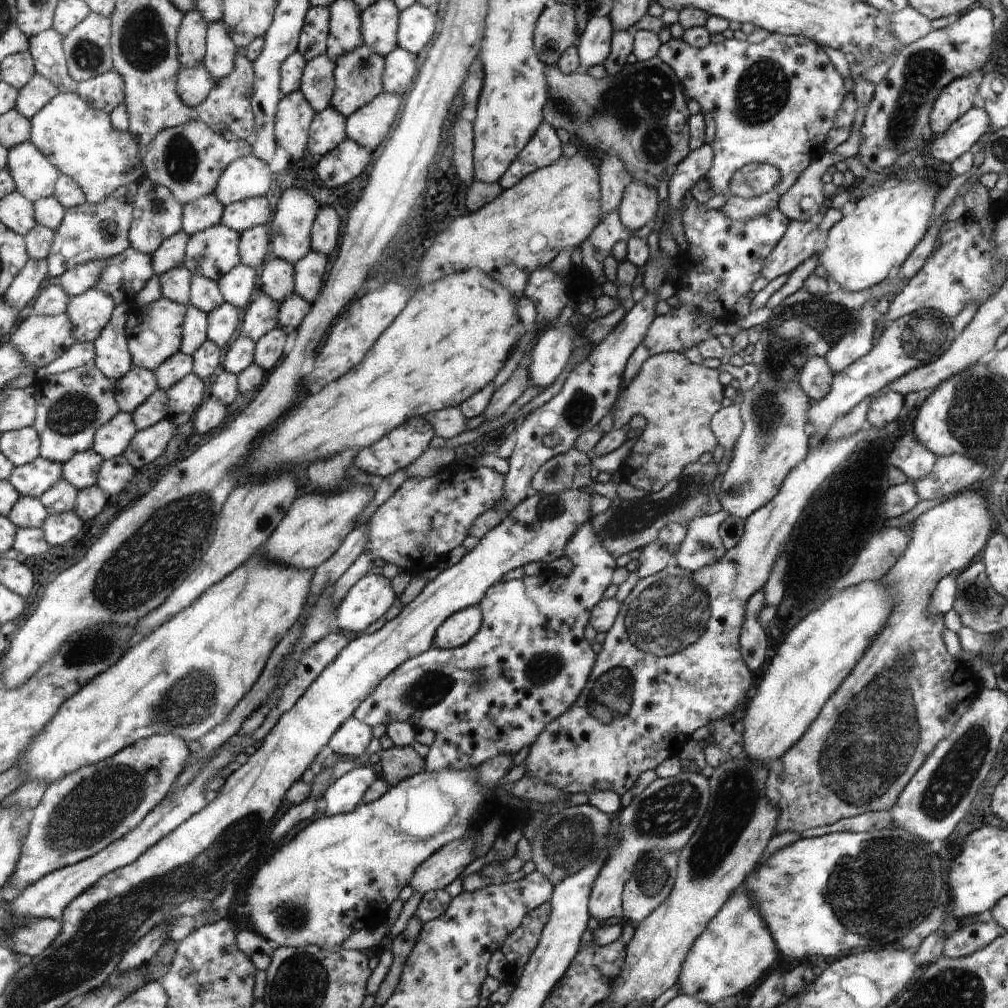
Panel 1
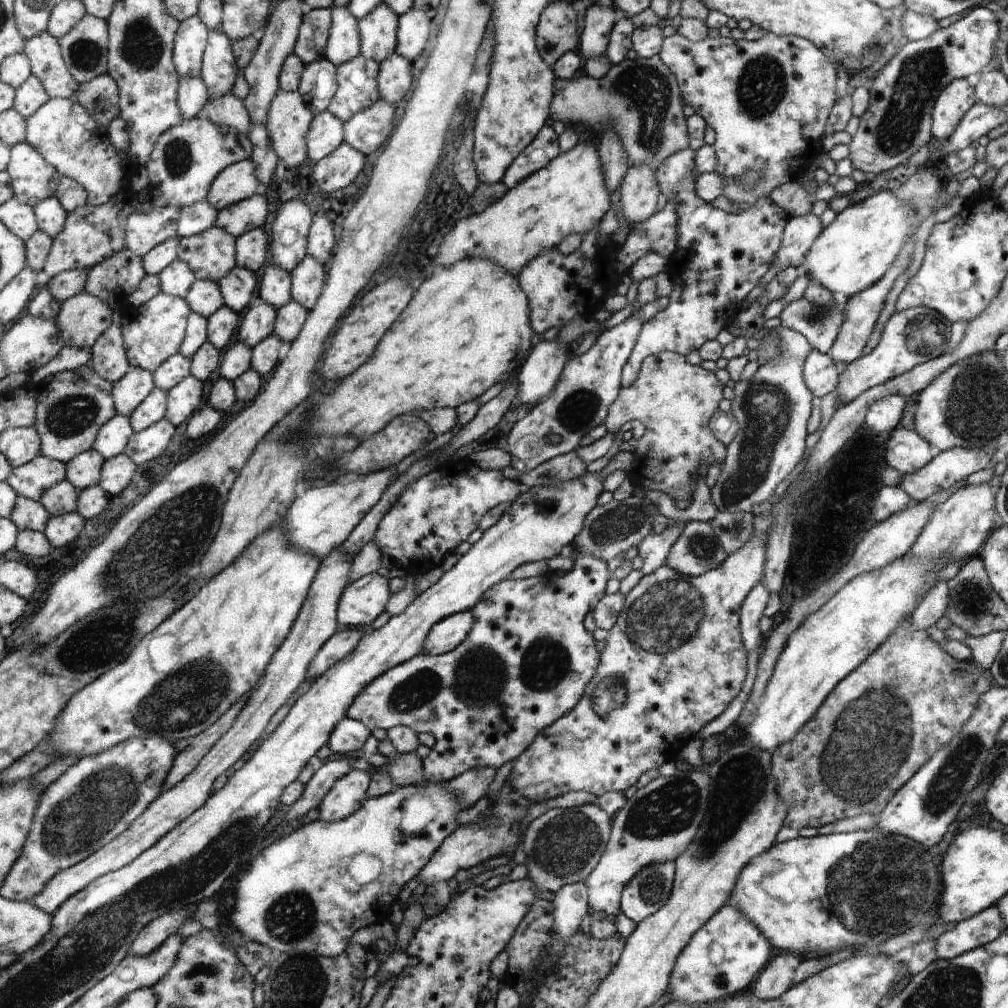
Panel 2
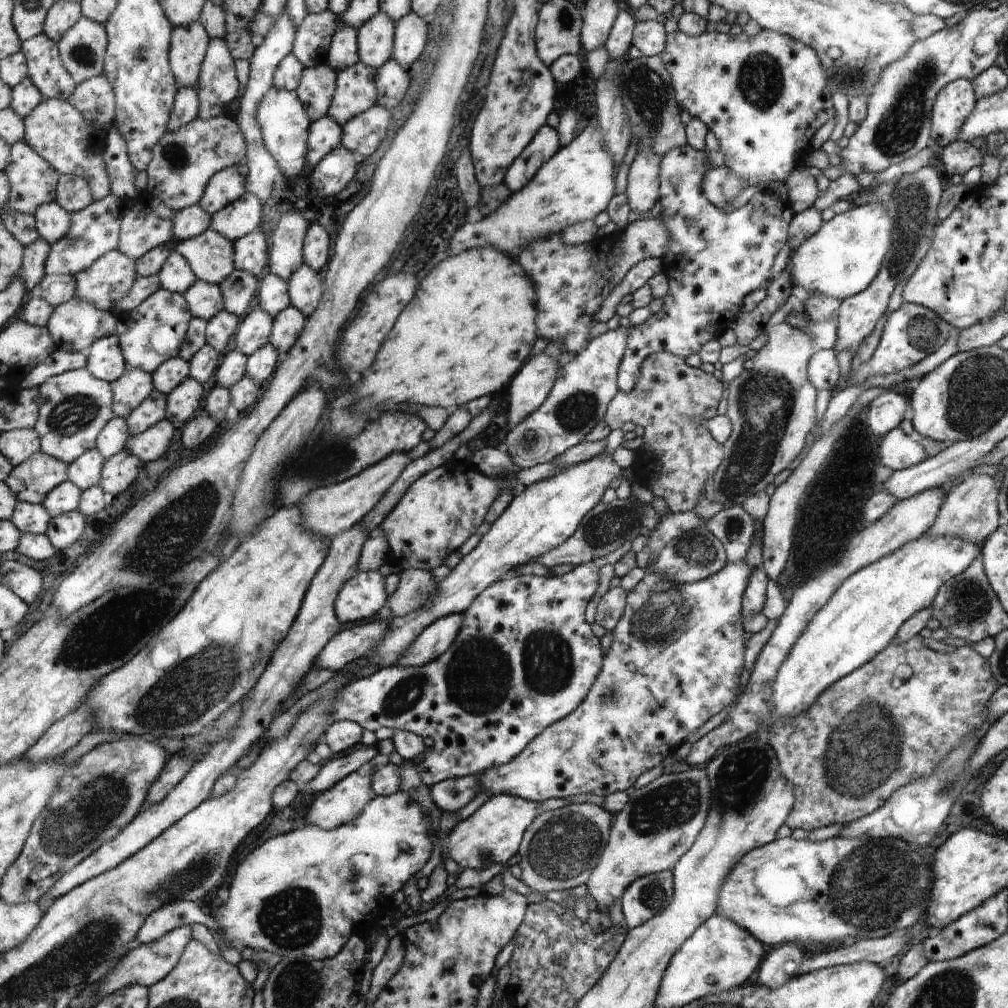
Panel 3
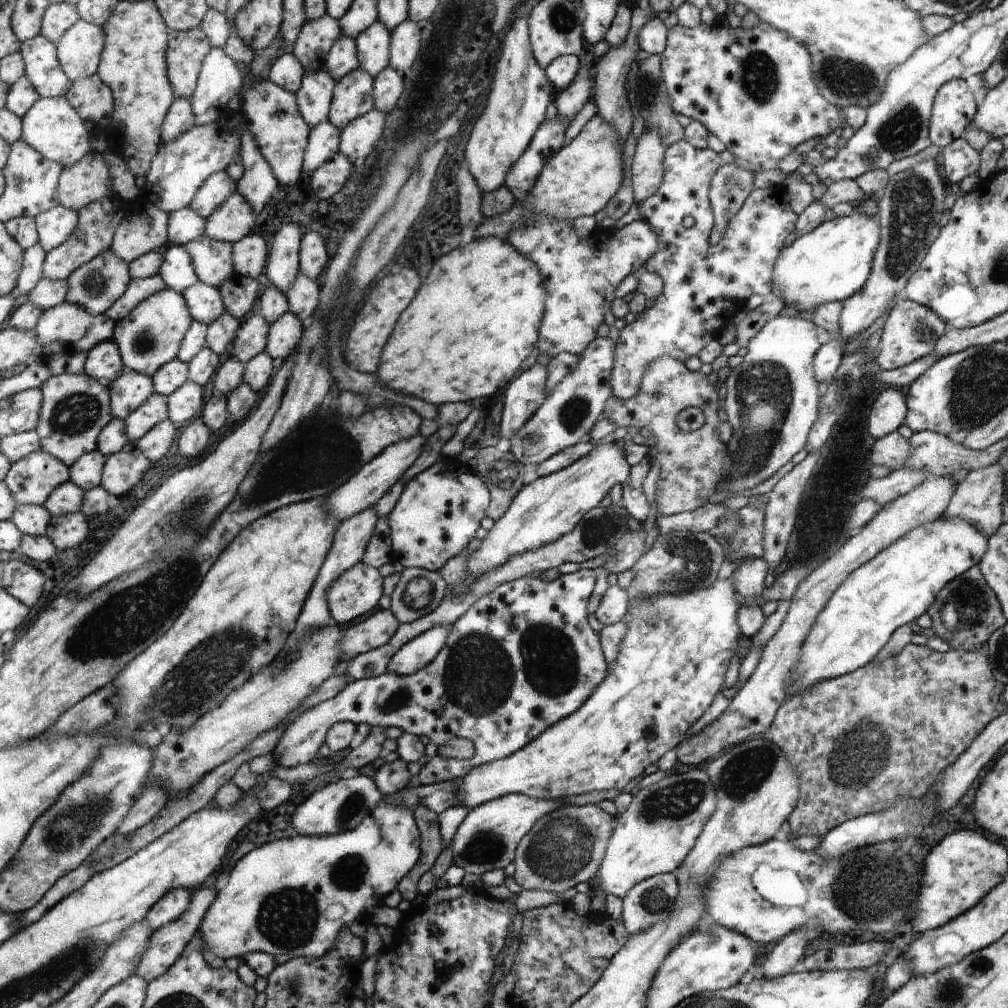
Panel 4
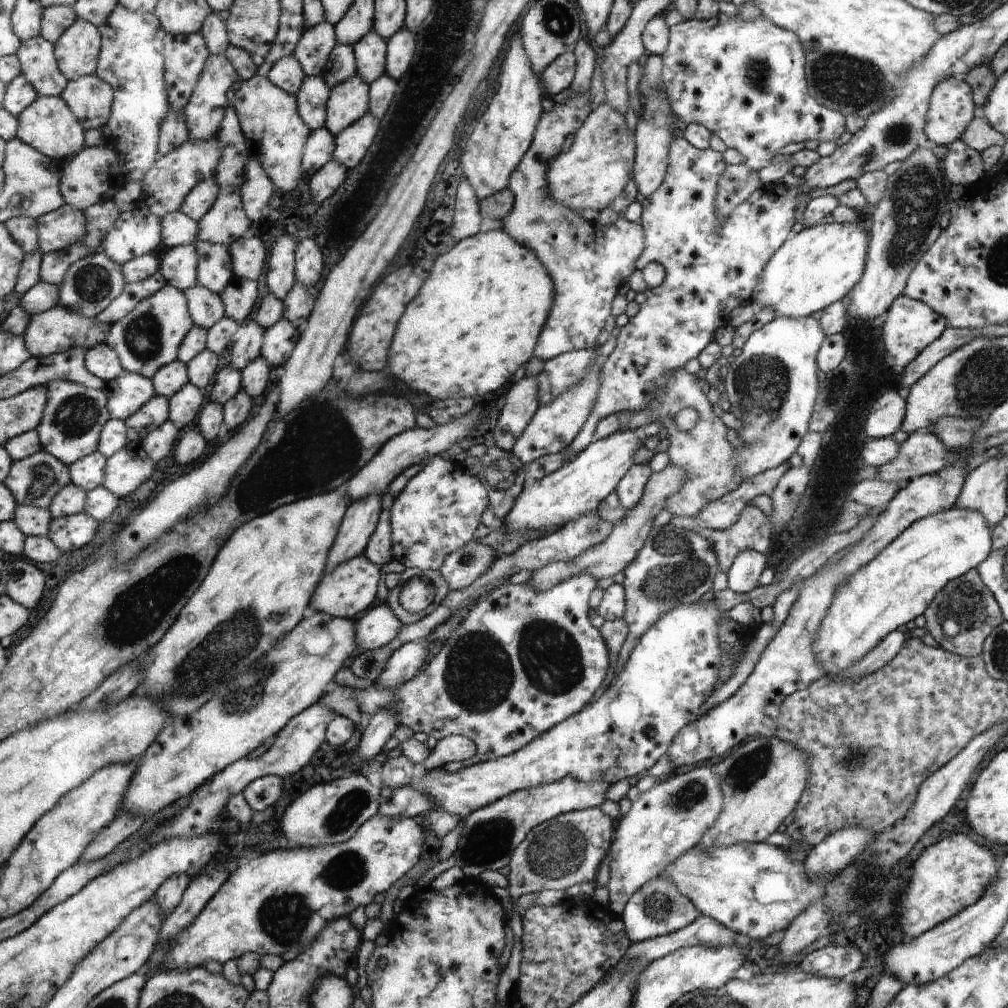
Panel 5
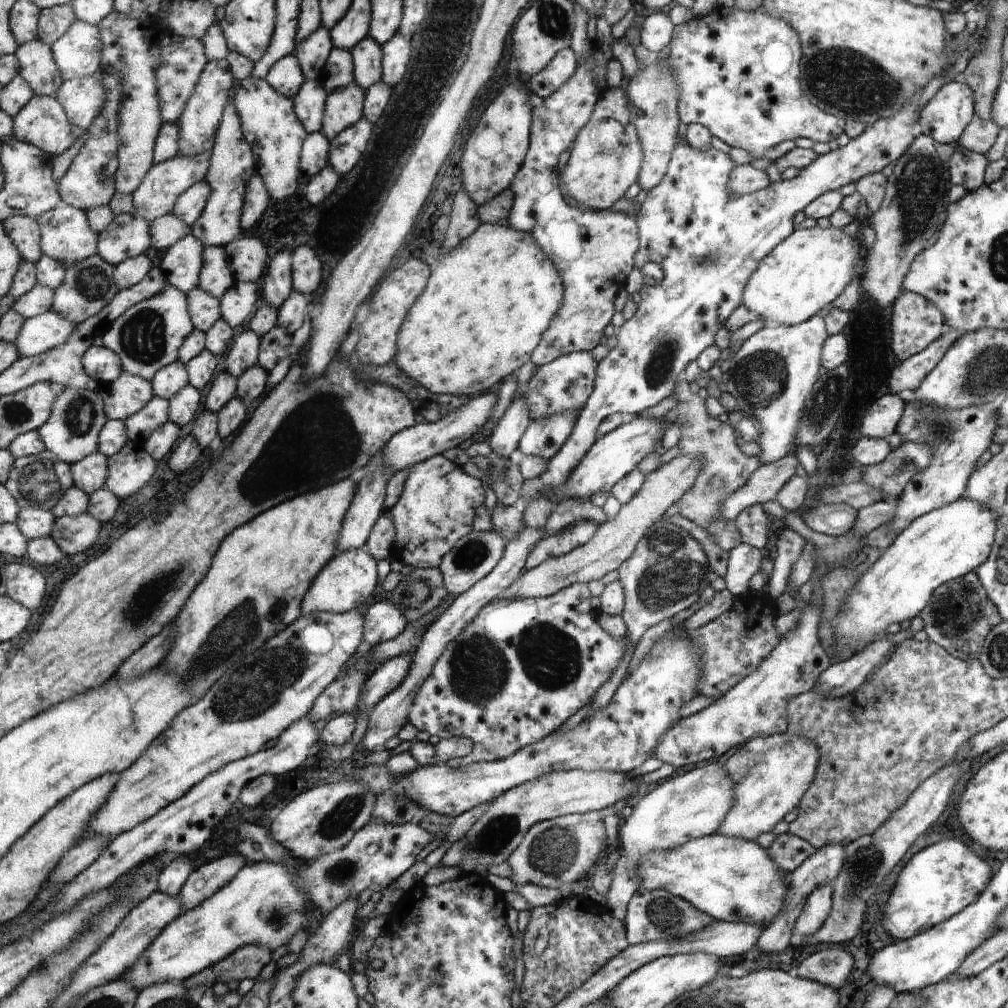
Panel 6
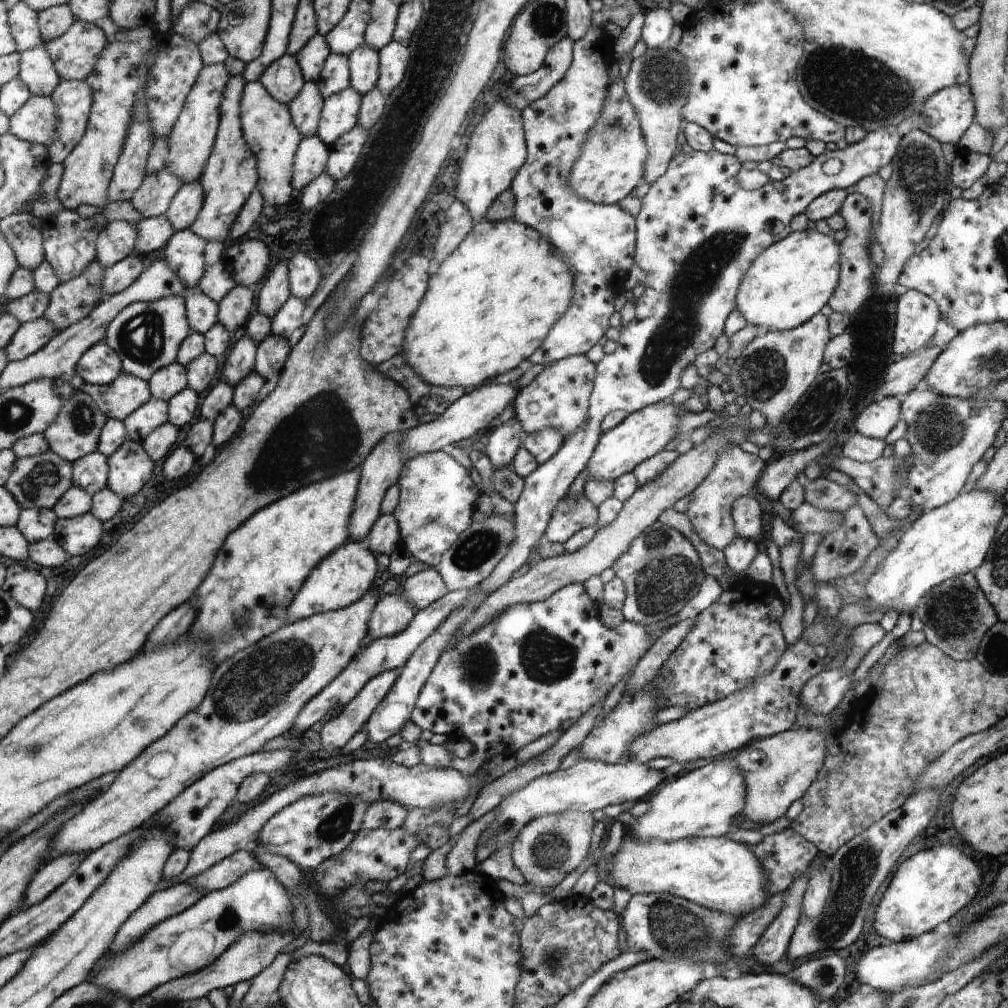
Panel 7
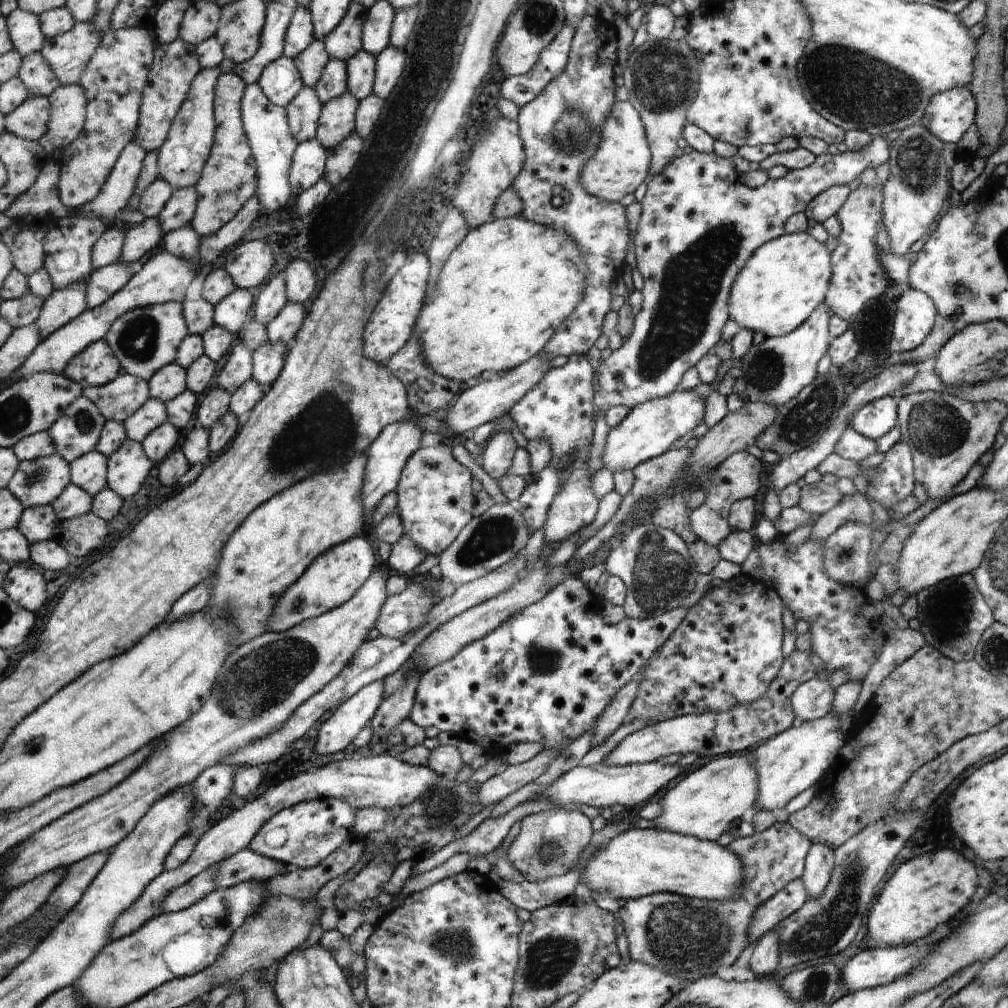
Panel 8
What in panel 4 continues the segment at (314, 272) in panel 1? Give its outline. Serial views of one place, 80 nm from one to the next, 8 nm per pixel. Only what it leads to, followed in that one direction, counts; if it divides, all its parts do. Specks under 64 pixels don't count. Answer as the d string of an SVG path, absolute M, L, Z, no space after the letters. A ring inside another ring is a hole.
M298 274L293 286L286 293L289 310L295 314L302 322L311 318L313 312L319 308L319 288L316 280Z

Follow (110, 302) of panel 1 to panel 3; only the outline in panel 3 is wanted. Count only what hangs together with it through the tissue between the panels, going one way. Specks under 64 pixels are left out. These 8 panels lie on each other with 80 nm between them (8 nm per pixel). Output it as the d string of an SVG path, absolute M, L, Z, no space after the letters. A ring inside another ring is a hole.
M75 296L64 305L57 307L53 317L48 321L47 329L52 333L57 349L64 349L68 352L89 352L96 341L116 335L118 325L116 313L99 309L94 303Z

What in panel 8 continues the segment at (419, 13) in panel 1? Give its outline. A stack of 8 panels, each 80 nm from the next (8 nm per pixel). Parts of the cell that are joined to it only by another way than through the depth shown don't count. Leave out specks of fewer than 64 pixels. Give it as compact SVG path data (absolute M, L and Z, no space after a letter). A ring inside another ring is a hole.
M388 46L375 59L373 94L386 102L405 70L405 52Z

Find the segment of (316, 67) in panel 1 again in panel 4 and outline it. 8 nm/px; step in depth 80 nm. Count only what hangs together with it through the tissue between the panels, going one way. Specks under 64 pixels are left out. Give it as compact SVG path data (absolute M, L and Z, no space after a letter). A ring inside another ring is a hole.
M328 71L305 73L301 89L295 94L301 114L310 126L329 120L329 106L332 104L334 88L336 82Z

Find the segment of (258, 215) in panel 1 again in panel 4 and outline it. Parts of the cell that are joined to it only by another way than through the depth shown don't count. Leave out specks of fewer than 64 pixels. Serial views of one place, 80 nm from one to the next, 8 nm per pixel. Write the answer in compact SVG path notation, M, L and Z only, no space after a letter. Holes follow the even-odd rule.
M232 191L205 220L205 233L217 241L240 241L252 230L254 213L242 195Z

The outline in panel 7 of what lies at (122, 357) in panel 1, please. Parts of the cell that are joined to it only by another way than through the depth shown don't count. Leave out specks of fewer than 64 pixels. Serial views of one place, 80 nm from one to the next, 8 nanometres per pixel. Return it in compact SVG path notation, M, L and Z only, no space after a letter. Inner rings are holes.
M106 341L93 346L77 366L85 381L95 385L112 385L124 372L121 358L113 346Z

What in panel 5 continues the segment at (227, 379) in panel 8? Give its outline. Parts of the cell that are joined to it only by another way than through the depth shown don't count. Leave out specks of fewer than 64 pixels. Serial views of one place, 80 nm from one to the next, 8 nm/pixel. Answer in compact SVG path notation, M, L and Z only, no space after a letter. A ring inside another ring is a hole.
M253 320L242 323L234 333L234 346L230 356L230 365L240 372L260 354L265 330Z

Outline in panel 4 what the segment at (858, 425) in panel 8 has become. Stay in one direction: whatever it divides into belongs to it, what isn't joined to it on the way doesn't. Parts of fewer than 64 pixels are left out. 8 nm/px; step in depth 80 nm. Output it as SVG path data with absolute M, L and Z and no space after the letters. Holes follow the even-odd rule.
M887 389L877 392L877 398L871 401L869 432L875 439L886 437L905 424L908 414L908 400L905 400L898 390Z

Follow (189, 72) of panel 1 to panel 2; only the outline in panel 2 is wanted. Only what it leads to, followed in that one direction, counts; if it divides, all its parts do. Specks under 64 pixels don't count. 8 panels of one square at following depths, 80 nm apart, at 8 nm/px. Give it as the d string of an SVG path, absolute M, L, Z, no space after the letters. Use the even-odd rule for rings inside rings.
M200 77L179 78L177 106L180 107L181 120L200 116L209 102L209 92Z

